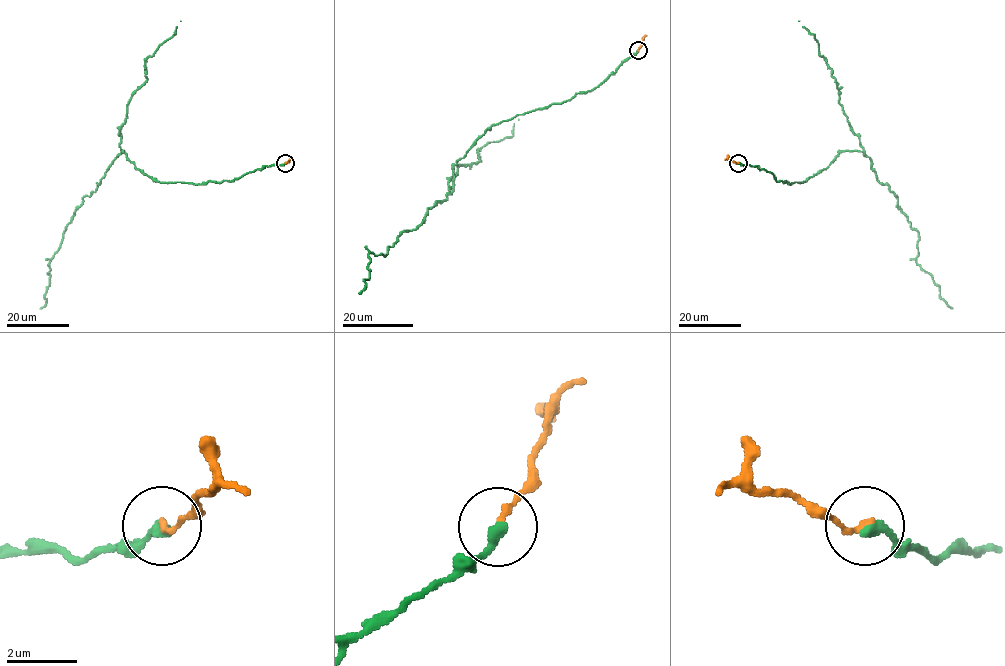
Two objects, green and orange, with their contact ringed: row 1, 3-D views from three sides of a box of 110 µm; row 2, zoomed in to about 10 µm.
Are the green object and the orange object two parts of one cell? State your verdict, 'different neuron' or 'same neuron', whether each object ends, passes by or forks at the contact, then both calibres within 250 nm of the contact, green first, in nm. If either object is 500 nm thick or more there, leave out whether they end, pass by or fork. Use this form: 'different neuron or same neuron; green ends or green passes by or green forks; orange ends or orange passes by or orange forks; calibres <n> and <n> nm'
same neuron; green ends; orange ends; calibres 300 and 170 nm

